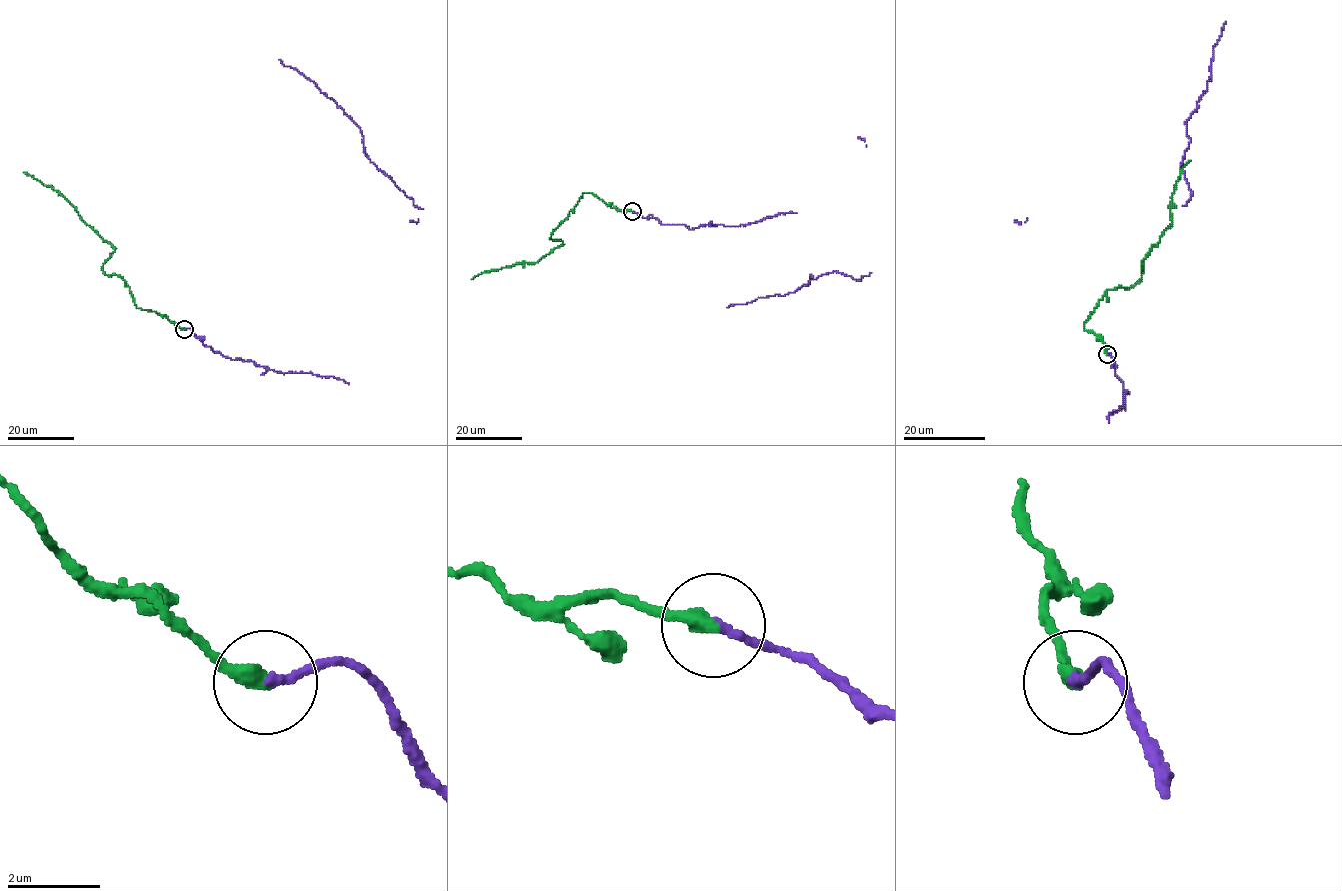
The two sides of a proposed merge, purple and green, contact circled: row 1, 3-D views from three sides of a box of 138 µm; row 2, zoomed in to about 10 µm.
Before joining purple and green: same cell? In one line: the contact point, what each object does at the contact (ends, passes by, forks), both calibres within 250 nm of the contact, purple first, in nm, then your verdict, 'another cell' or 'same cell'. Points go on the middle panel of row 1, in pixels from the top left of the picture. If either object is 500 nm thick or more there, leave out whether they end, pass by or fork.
(632, 211) | purple ends | green ends | 190/360 nm | same cell

